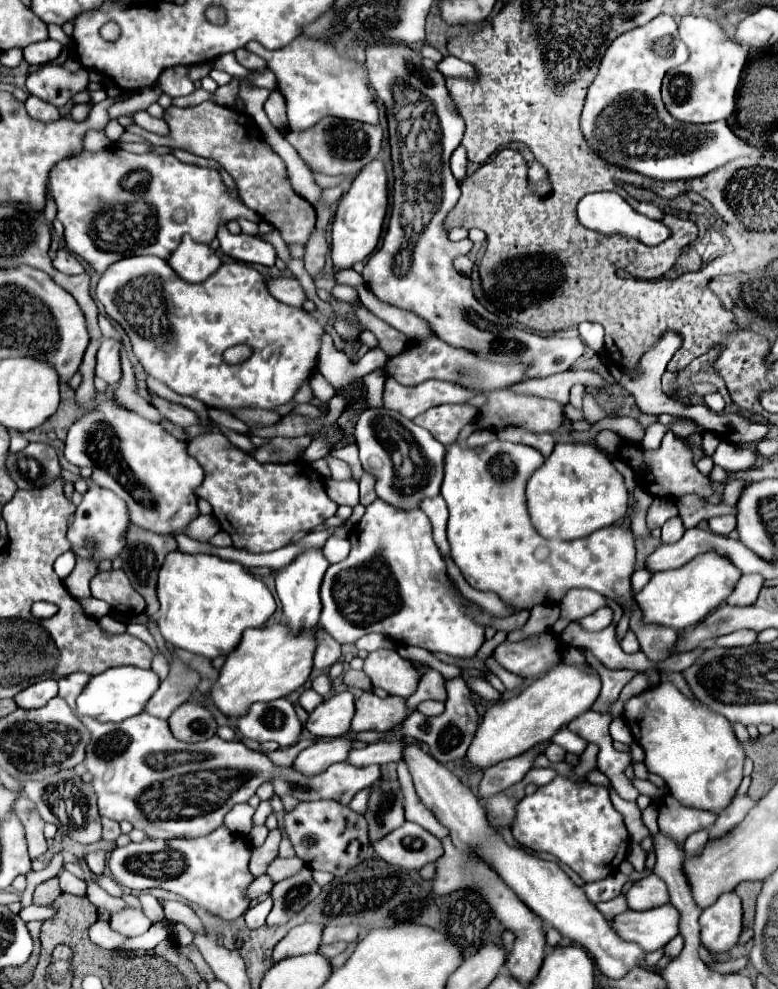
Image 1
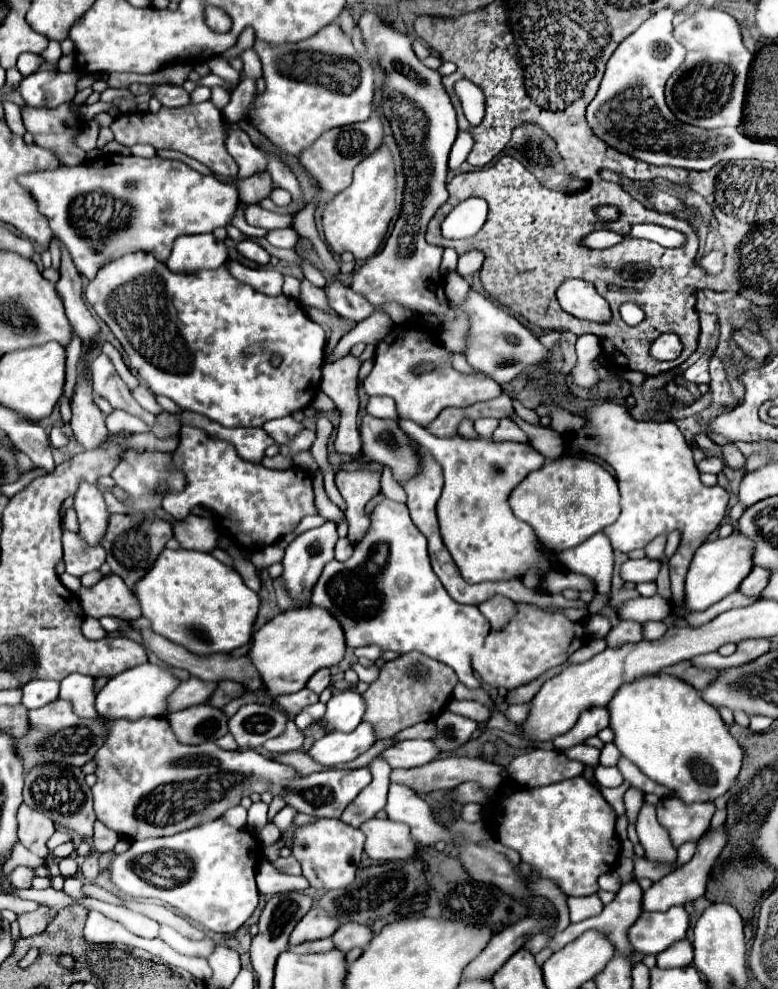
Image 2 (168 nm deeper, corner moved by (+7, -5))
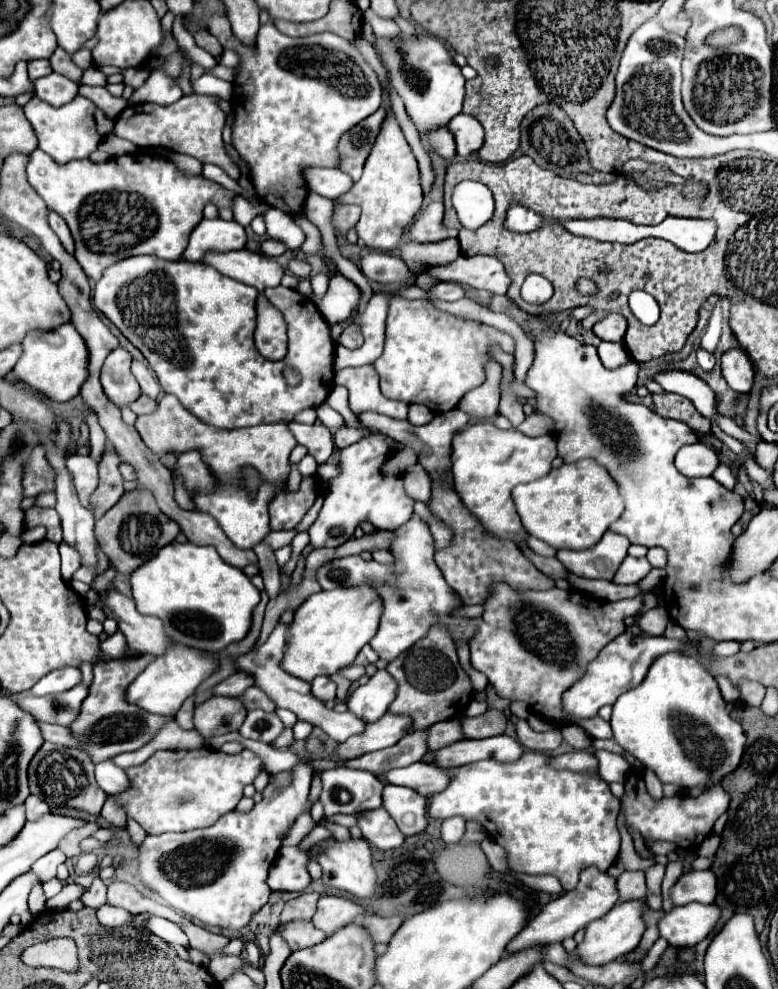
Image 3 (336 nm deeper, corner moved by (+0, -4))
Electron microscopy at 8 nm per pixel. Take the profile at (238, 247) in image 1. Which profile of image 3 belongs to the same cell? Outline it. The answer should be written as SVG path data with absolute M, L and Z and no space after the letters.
M266 239L262 245L260 245L260 251L262 255L268 255L268 257L278 257L286 251L286 245L280 243L280 241L274 241L274 239Z

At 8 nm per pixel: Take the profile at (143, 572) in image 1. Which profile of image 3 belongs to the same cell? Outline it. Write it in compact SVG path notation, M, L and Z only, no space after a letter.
M144 489L126 493L94 525L96 541L100 543L102 551L108 555L114 569L124 577L128 577L132 571L136 571L140 565L152 559L162 547L172 543L178 533L180 533L180 527L158 509L150 491L144 491Z

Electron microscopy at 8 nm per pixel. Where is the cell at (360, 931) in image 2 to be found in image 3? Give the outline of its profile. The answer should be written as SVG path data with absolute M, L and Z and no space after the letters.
M366 915L362 919L362 927L370 933L370 939L374 943L388 943L390 935L402 925L402 917L378 917L378 915Z

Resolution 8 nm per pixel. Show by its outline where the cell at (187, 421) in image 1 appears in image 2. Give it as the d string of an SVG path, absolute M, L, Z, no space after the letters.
M139 384L139 386L133 388L131 394L133 394L133 398L135 398L147 412L151 412L151 414L159 414L159 412L161 412L161 406L155 402L155 394L153 394L147 386Z

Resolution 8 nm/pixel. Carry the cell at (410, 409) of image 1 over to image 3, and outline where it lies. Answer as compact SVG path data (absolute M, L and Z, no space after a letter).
M394 297L386 319L384 353L374 361L382 395L404 403L426 405L432 413L452 411L470 389L482 385L482 359L492 345L498 345L506 353L514 353L516 349L510 333L488 325L466 323L424 299L408 301Z

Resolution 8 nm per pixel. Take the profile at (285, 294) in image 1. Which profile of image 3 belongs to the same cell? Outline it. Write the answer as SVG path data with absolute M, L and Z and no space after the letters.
M248 249L228 251L226 255L210 253L204 257L204 263L240 283L258 287L258 291L264 291L266 287L278 287L284 275L284 269L274 259Z

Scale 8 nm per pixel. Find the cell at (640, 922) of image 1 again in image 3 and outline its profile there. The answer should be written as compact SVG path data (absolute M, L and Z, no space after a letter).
M688 903L668 911L658 921L658 931L660 937L666 939L668 945L676 949L694 947L712 933L718 917L720 917L720 909L716 905Z

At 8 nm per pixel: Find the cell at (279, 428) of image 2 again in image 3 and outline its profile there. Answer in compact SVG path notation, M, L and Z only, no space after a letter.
M292 421L288 423L288 429L296 437L298 445L308 449L308 455L312 455L316 463L326 463L326 459L332 455L332 449L334 449L332 435L330 435L330 429L324 427L322 423L304 425L304 423Z

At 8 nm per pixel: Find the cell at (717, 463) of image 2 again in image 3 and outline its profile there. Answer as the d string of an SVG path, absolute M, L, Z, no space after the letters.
M702 443L686 445L676 455L676 467L686 477L710 477L720 465L716 451Z

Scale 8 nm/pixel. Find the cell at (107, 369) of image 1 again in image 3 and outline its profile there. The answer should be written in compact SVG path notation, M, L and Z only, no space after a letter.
M122 347L114 349L102 365L100 381L104 383L104 393L118 407L126 407L140 397L140 387L130 371L130 365L132 357Z

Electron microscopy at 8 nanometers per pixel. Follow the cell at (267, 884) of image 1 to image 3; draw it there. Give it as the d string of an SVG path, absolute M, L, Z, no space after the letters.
M282 847L268 873L268 887L282 893L300 893L308 889L312 877L306 871L308 853L300 847Z

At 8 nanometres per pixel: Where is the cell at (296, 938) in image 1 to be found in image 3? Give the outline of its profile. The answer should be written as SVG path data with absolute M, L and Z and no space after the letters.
M322 895L318 899L318 911L312 917L312 925L324 931L326 935L332 935L340 927L346 927L350 923L360 921L364 915L364 907L358 903L352 903L342 897L326 897Z

